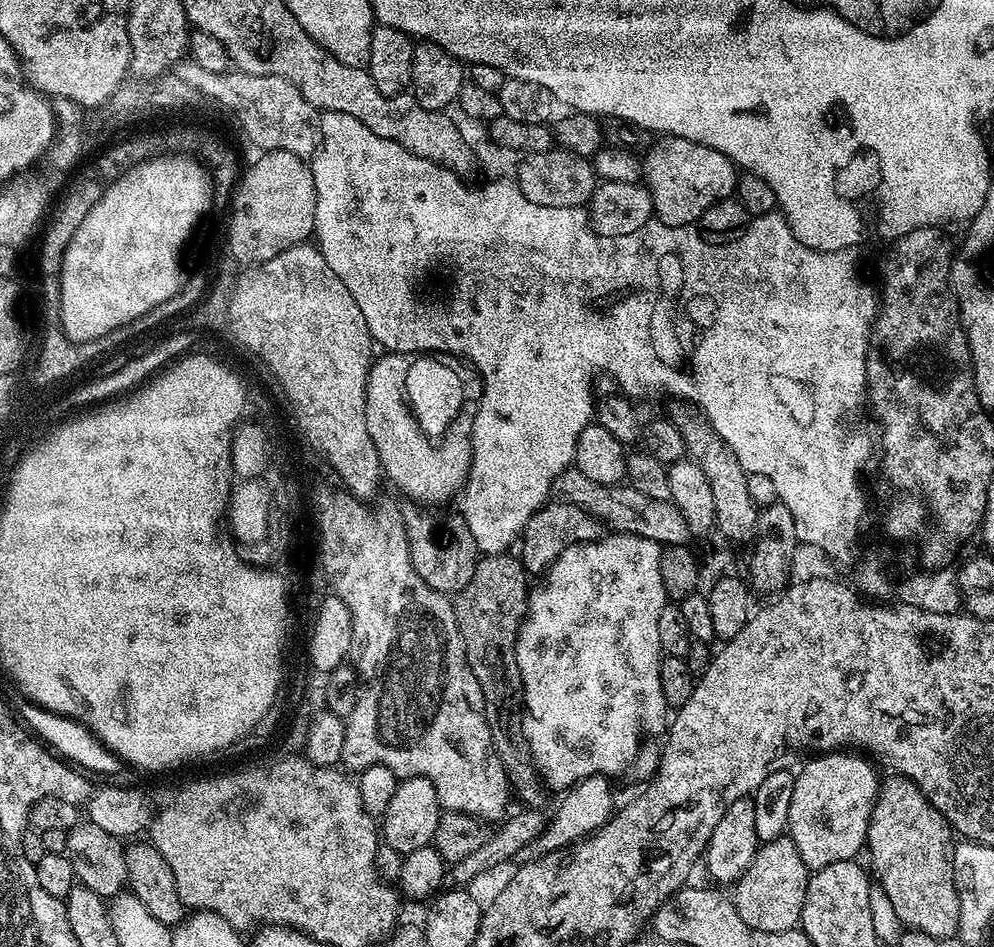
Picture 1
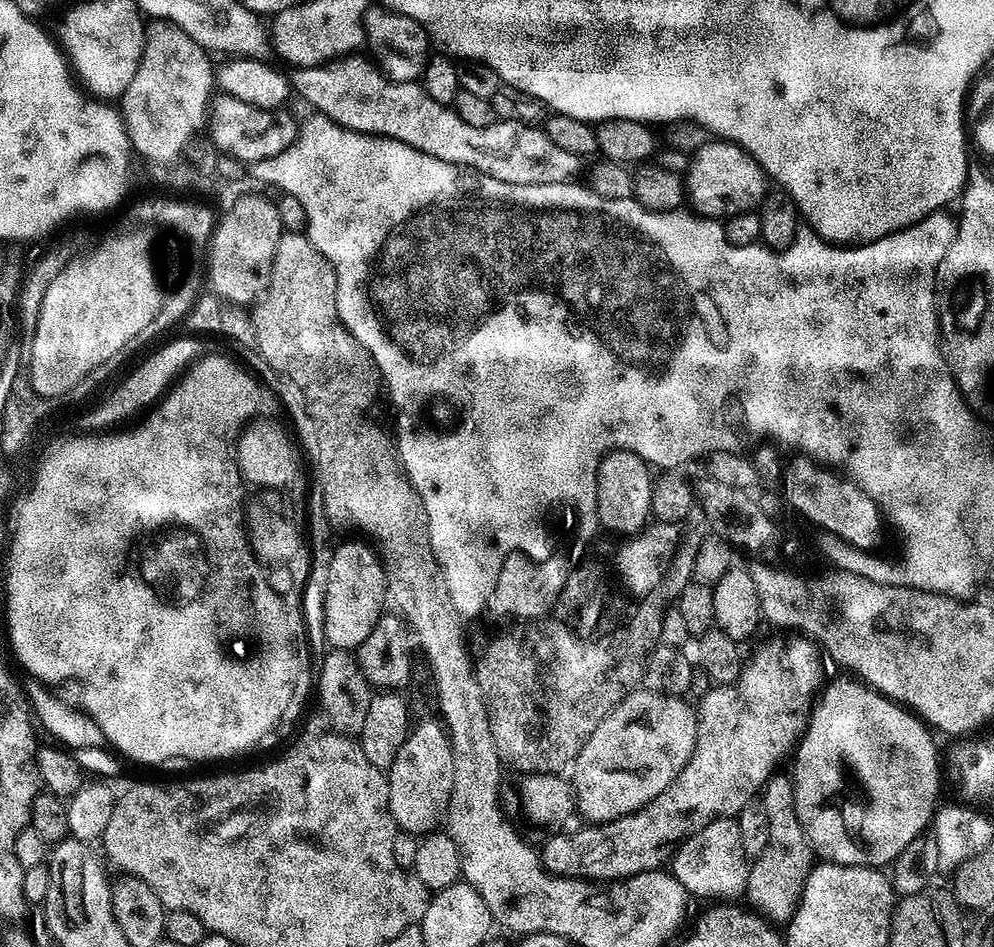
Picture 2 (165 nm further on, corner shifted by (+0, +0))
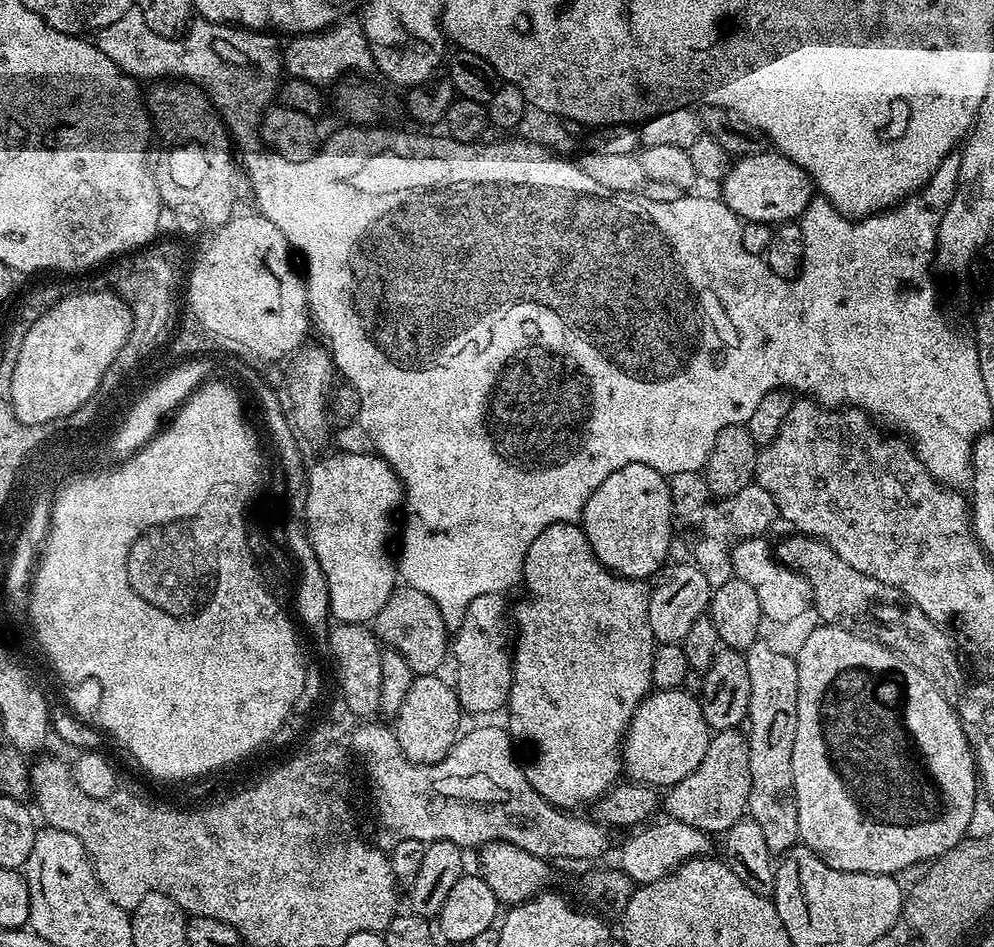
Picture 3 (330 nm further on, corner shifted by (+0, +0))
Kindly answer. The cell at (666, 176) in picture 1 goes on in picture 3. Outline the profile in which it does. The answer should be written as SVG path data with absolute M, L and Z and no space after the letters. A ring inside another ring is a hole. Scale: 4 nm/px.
M761 150L753 156L739 157L722 181L722 188L724 204L730 206L741 221L753 220L773 226L799 221L814 195L814 185L806 170L775 150Z

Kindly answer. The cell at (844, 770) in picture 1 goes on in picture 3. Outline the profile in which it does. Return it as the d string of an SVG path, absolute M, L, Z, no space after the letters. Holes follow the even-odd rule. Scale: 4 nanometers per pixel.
M827 622L817 623L817 628L805 638L800 644L800 649L794 652L794 659L798 666L798 722L796 723L796 733L794 734L794 754L792 755L792 769L794 770L794 794L796 795L796 805L798 806L798 830L800 831L800 840L803 847L826 861L834 870L843 872L865 872L866 874L882 874L890 876L900 874L903 868L912 868L915 864L923 865L925 862L931 862L936 857L946 854L962 839L968 836L968 826L970 824L970 814L974 814L974 806L978 799L978 769L976 766L976 757L972 751L972 745L968 743L968 733L964 724L960 720L960 715L950 706L950 702L938 690L938 686L926 674L922 674L910 662L903 660L897 652L891 652L885 644L878 643L877 640L871 640L868 636L862 636L859 632L851 632L849 628L839 628L836 624Z

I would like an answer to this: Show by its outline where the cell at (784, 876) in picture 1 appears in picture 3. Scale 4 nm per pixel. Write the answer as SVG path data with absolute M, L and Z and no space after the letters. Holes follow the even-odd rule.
M757 642L744 653L750 670L750 706L746 739L750 754L750 798L747 815L758 822L766 846L772 854L783 854L797 847L798 806L794 794L794 734L798 722L798 666L791 655L779 652L772 644Z

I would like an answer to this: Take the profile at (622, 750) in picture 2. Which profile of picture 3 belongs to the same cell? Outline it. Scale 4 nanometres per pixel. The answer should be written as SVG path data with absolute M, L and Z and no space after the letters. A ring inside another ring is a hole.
M683 689L653 691L636 708L625 732L621 751L625 775L635 783L672 787L698 768L711 737L711 728L705 722L697 697L686 694Z

